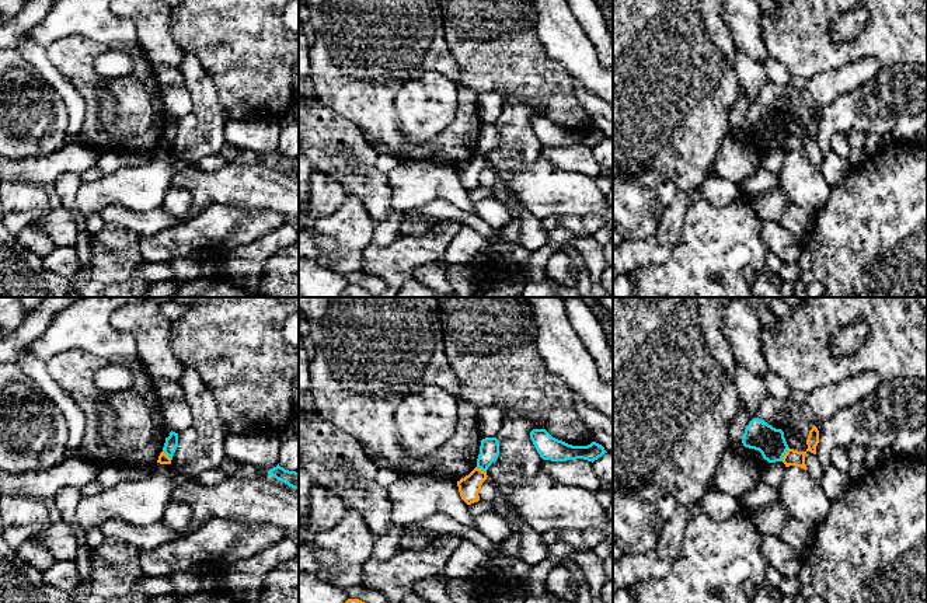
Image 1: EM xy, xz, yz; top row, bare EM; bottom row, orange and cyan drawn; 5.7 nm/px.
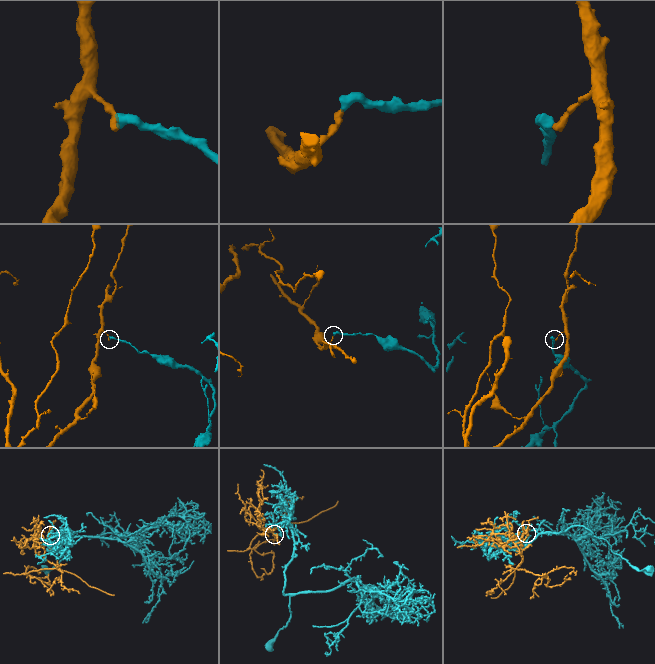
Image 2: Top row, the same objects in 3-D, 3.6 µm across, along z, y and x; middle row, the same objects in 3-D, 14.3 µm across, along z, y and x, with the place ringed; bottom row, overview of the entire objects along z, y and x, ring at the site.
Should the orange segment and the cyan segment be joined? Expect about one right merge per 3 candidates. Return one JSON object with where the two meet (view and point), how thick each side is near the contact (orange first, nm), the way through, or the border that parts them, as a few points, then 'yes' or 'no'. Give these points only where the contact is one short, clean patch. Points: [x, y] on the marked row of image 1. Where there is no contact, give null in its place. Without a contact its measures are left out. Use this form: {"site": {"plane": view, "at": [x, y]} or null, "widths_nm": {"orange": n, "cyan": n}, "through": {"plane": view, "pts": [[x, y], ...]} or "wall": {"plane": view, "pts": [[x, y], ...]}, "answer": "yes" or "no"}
{"site": {"plane": "yz", "at": [784, 455]}, "widths_nm": {"orange": 100, "cyan": 170}, "wall": {"plane": "yz", "pts": [[788, 448], [781, 460]]}, "answer": "no"}

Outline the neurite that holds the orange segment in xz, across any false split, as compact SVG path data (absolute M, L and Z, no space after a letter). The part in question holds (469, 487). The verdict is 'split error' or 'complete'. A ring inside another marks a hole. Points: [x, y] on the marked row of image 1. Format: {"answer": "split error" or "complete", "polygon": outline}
{"answer": "complete", "polygon": "M475 467L468 475L457 481L460 496L467 505L480 501L478 494L487 477L487 471L482 471L481 468Z"}

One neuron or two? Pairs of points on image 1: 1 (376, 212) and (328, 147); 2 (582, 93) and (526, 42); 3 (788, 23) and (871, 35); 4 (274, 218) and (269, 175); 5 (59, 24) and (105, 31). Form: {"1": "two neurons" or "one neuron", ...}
{"1": "one neuron", "2": "two neurons", "3": "one neuron", "4": "two neurons", "5": "one neuron"}

